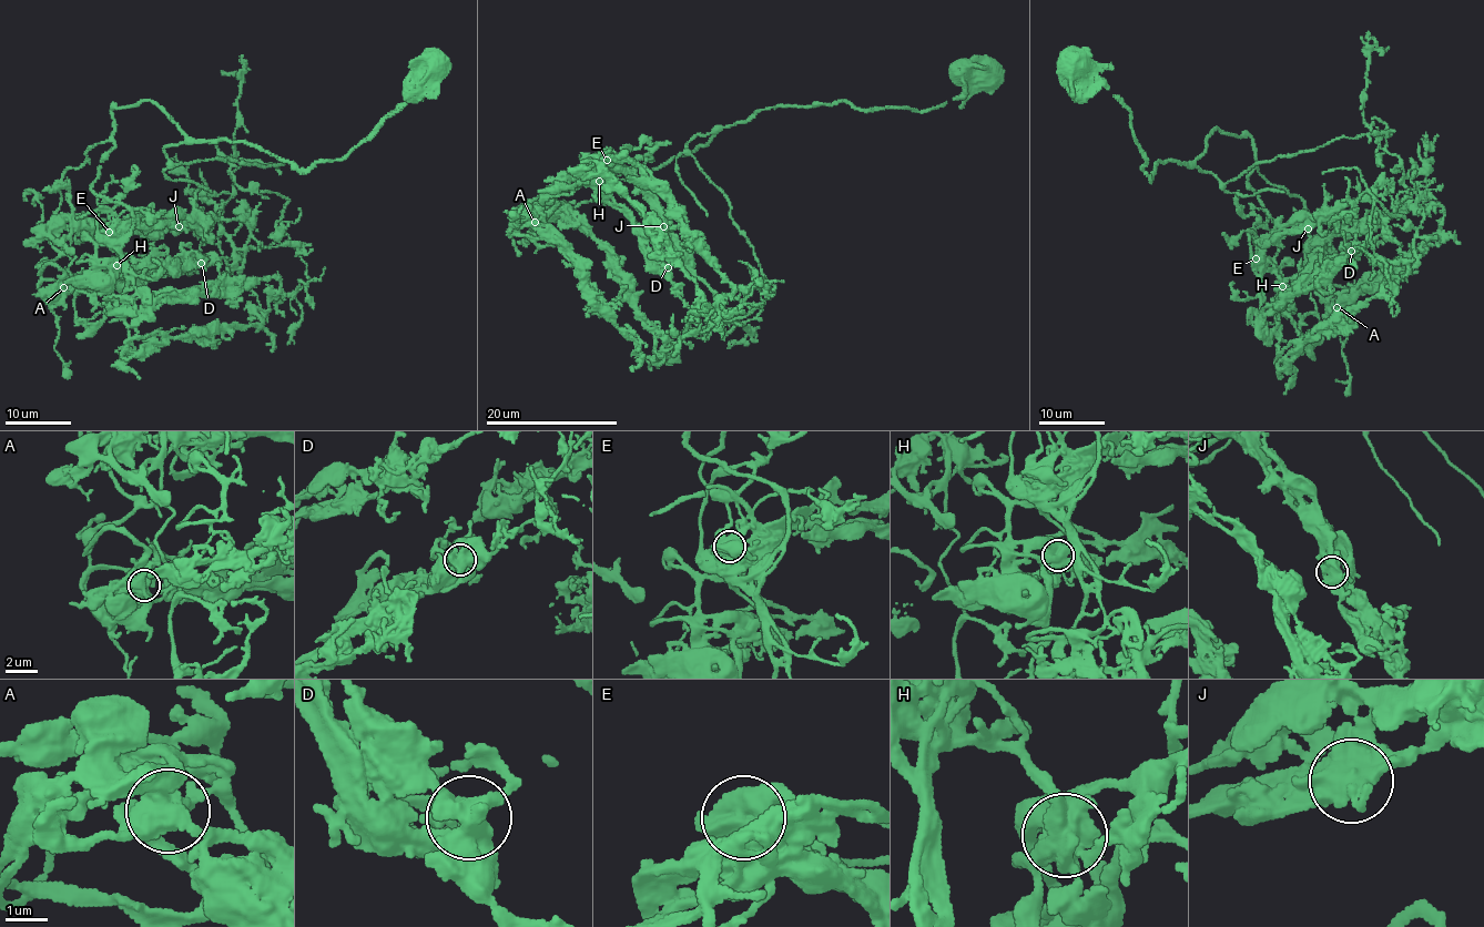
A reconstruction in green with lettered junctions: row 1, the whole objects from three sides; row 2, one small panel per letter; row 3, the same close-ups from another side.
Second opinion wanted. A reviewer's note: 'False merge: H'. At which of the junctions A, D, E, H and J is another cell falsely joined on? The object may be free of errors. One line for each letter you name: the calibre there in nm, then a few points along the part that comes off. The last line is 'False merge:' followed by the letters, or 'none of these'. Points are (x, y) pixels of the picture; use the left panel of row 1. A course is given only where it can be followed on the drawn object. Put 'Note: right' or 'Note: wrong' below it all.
False merge: none of these
Note: wrong

